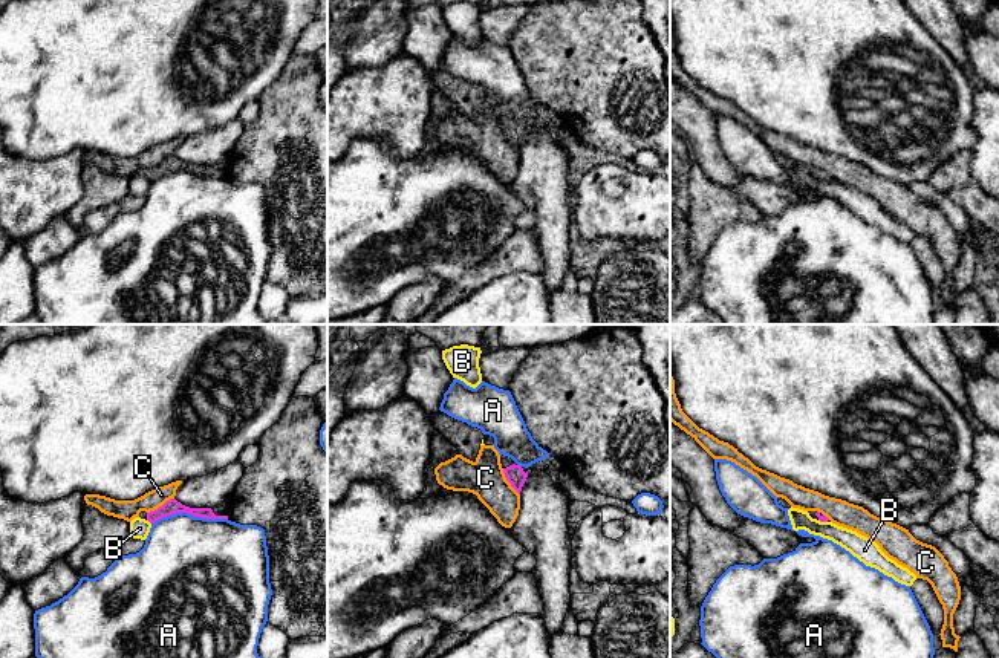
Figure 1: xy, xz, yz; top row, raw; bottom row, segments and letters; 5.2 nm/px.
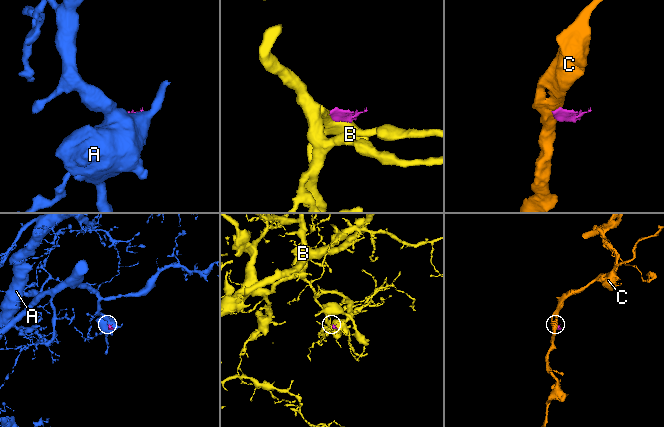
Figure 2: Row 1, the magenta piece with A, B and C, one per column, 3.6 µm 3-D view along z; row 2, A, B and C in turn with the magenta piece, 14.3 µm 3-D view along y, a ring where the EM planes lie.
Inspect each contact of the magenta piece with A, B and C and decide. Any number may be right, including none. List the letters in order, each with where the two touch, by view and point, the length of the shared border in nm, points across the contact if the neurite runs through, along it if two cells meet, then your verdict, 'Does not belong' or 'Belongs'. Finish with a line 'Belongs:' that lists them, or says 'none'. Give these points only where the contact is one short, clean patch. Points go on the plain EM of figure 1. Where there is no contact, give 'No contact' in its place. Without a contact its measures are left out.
A: Touches magenta at xy (188, 170). Shared border 400 nm. Does not belong
B: Touches magenta at xy (149, 178). Shared border 40 nm. Does not belong
C: Touches magenta at xy (159, 164). Shared border 170 nm. Boundary: xy (173, 155), (147, 170). Does not belong
Belongs: none

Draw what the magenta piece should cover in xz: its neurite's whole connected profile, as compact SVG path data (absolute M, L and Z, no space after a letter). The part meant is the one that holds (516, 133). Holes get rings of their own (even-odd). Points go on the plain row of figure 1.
M503 112L500 113L500 121L506 138L520 151L522 144L528 135L528 125L517 122L511 115Z

